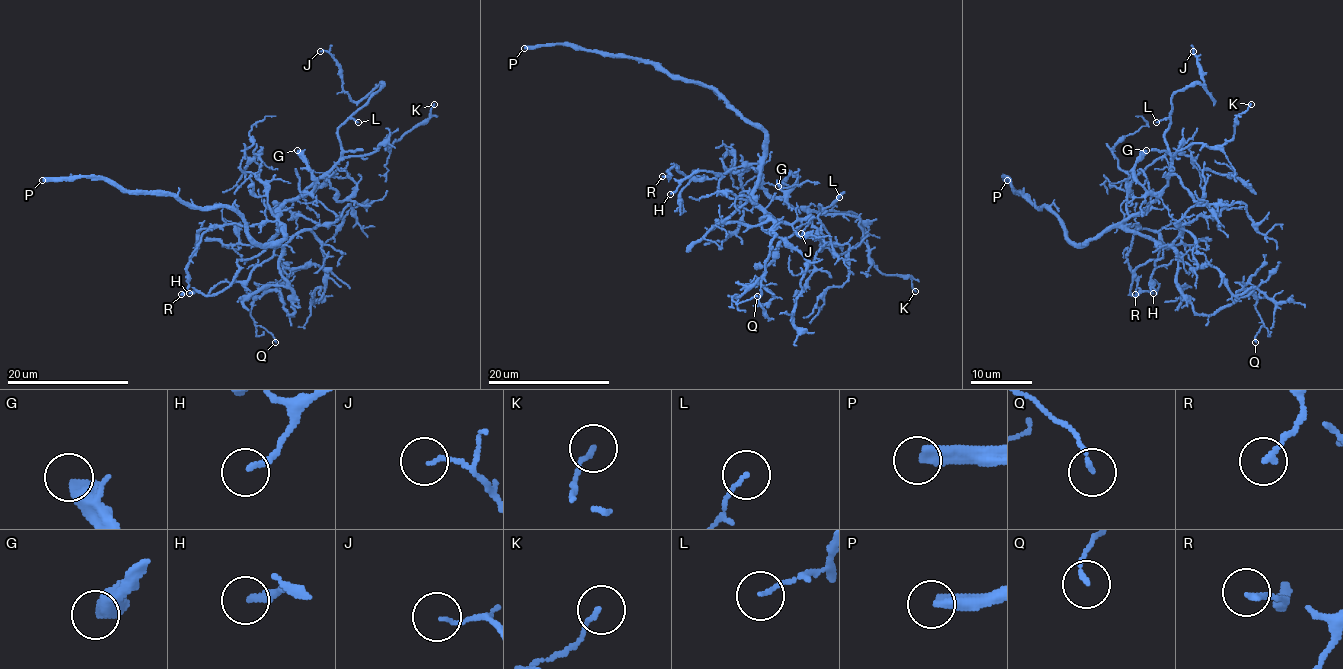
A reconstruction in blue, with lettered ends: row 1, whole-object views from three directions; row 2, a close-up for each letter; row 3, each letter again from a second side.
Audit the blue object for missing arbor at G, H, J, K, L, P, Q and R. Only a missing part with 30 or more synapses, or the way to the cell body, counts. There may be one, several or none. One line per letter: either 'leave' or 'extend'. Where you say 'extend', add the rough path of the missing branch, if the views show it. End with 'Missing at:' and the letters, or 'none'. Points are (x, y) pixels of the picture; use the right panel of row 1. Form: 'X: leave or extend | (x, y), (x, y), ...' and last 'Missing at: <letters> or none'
G: leave
H: leave
J: leave
K: leave
L: leave
P: extend
Q: leave
R: leave
Missing at: P

